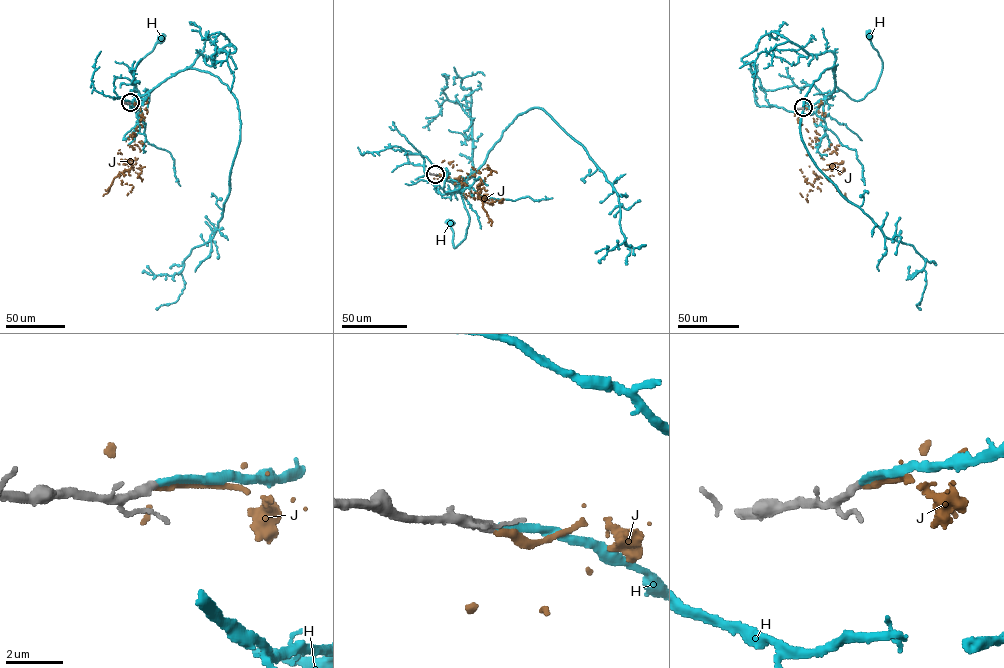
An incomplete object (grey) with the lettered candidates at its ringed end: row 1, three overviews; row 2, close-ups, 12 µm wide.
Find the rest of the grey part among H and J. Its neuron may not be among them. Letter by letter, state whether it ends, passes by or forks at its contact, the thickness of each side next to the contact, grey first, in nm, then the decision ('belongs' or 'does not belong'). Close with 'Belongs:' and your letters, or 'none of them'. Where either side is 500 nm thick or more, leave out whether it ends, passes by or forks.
H: it ends there; 300 nm thick on the grey side, 280 nm on the other; belongs
J: it ends there; 300 nm thick on the grey side, 240 nm on the other; does not belong
Belongs: H

